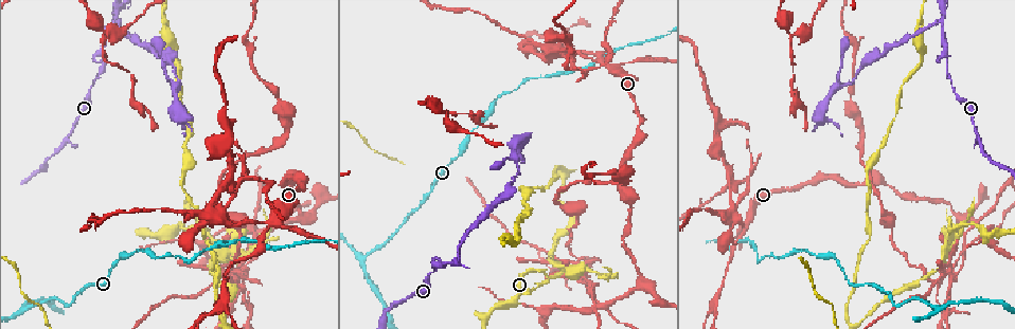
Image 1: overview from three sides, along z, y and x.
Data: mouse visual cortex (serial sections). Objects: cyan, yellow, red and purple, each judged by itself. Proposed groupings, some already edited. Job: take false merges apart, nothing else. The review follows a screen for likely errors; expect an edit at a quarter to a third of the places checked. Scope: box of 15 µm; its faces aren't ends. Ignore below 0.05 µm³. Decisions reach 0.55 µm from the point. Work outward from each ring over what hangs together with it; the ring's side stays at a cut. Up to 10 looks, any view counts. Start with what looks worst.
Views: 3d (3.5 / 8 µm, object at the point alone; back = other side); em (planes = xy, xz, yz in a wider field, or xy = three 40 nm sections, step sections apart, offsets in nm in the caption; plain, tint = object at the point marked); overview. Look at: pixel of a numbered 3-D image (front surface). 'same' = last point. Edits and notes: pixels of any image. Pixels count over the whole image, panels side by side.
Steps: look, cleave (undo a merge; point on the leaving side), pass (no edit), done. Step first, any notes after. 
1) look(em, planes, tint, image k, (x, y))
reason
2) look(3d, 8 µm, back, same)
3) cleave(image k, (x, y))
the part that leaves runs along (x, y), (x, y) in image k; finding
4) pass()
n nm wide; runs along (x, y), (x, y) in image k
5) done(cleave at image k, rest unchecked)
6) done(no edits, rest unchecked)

look(em, xy, step 3, tint, image 1, (450, 263))
calibre changes

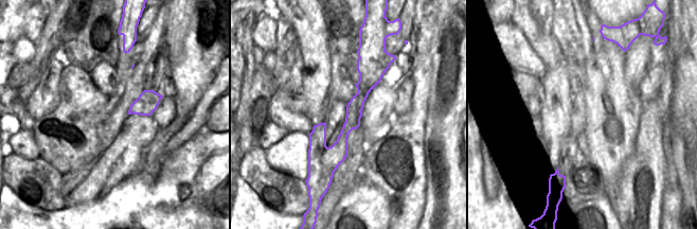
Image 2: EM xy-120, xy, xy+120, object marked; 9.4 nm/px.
look(3d, 3.5 µm, same)
wider look

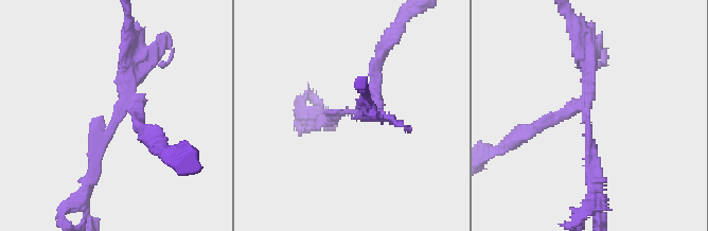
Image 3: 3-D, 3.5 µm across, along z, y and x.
cleave(image 3, (546, 121))
arms of 150, 200, 250 nm; the part that leaves runs along (578, 108), (564, 111), (499, 147) in image 3; two cells meet here

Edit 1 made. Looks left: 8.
look(overview)

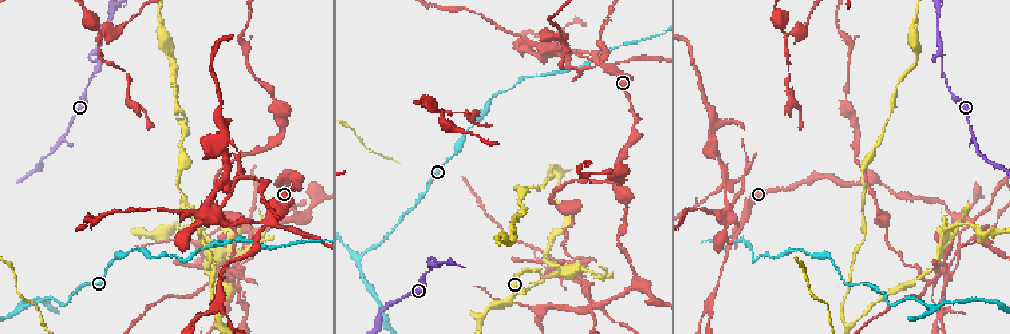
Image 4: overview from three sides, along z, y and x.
look(3d, 3.5 µm, image 4, (206, 234))

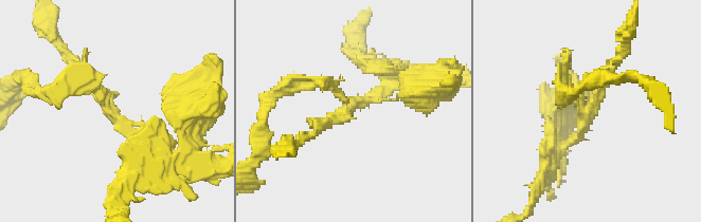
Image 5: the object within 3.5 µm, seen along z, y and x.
pass()
arms of 150, 150, 150 nm; continuous, no second cell

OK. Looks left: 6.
look(3d, 3.5 µm, image 4, (604, 66))
abrupt turn

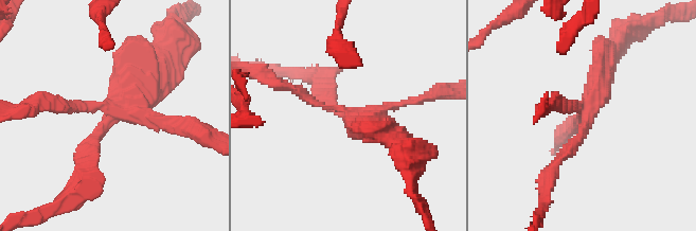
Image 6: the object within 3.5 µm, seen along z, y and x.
look(em, xy, step 3, tint, image 6, (112, 102))
4 arms; arms of 150, 150, 200, 300 nm

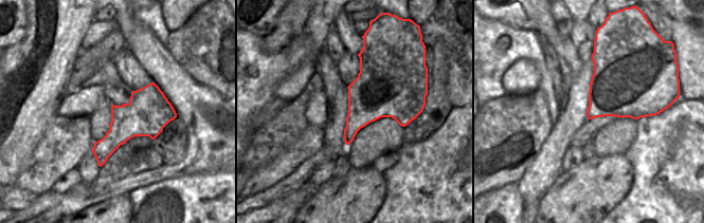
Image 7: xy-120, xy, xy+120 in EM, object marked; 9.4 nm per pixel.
cleave(image 6, (418, 101))
460 nm wide; border along (163, 127), (152, 117), (116, 129) in image 7; two cells meet here

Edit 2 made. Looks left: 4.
look(overview)

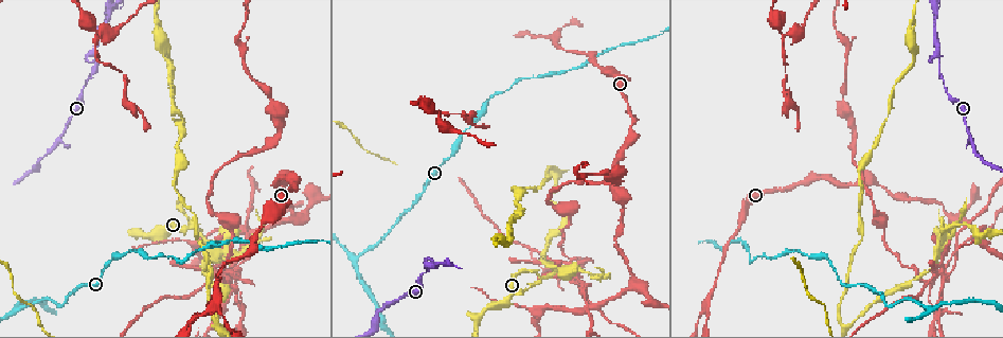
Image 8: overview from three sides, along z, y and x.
look(3d, 3.5 µm, back, image 8, (214, 299))
three arms meet

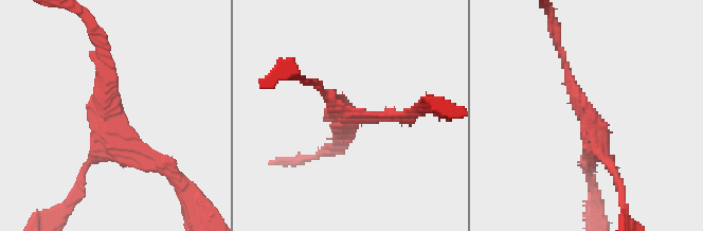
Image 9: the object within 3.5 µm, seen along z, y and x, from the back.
look(em, xy, step 5, tint, image 9, (347, 116))
3 arms; arms of 150, 150, 150 nm

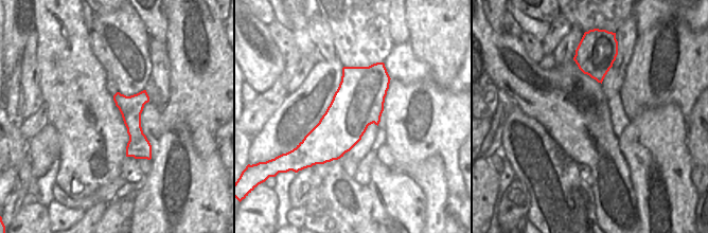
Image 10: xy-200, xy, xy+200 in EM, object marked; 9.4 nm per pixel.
pass()
runs along (118, 95), (147, 156) in image 10; all the same cell

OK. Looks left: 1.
done(cleave at image 3, cleave at image 6, rest unchecked)

